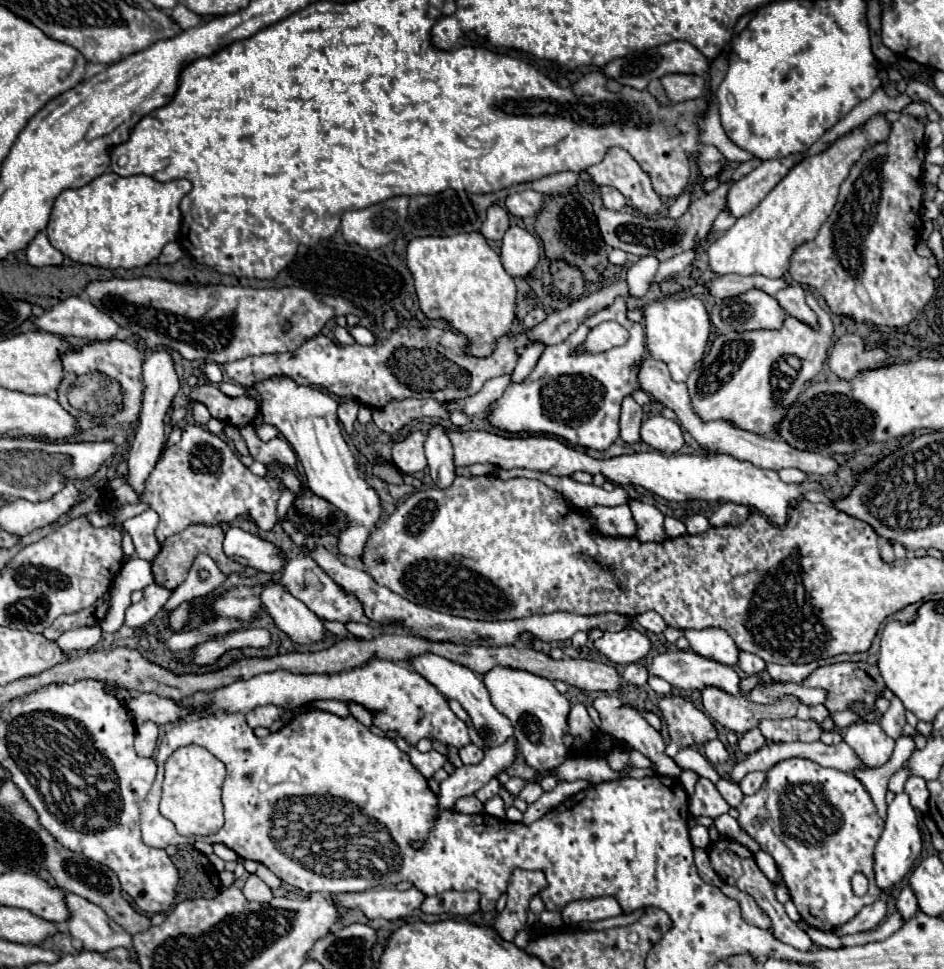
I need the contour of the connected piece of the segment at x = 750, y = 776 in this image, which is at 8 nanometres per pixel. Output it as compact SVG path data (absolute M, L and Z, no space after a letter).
M753 771L753 773L747 773L747 775L739 781L739 787L741 787L741 791L743 791L745 795L753 795L753 793L757 793L757 791L761 789L763 781L765 781L765 773L763 773L763 771Z

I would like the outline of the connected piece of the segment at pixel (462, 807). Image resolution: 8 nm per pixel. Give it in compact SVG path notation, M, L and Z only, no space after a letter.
M469 795L469 797L461 797L455 801L453 809L457 813L467 813L467 815L473 815L473 813L481 813L483 811L483 803L475 797L475 795Z

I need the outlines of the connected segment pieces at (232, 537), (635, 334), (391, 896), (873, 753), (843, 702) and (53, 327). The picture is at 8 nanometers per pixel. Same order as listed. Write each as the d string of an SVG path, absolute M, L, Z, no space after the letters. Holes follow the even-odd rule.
M229 527L225 531L223 551L229 559L269 575L281 571L281 567L285 565L285 559L279 555L279 549L273 543L263 541L257 535L245 533L239 527Z
M617 297L615 303L593 317L589 317L567 341L545 347L535 369L521 383L511 383L503 397L489 411L489 421L509 433L545 433L569 441L573 447L591 447L605 451L619 439L619 411L623 397L631 395L637 387L639 361L645 351L645 333L639 323L627 319L625 299ZM603 321L617 321L629 331L629 341L621 347L603 353L577 351L587 333Z
M375 887L361 893L333 895L333 903L345 909L359 909L367 919L397 921L409 917L423 901L423 893L415 887L399 891L395 887Z
M861 721L843 731L847 745L855 749L867 767L881 767L889 761L895 741L875 721Z
M865 661L859 663L835 663L835 665L825 665L825 667L817 667L809 677L805 677L799 685L803 687L819 687L823 691L827 691L825 697L825 707L835 713L835 711L845 711L849 705L853 705L855 701L859 703L873 703L875 699L879 699L883 695L883 691L887 689L877 665L867 665Z
M67 297L47 309L35 319L37 329L61 335L61 337L83 337L89 341L103 341L115 337L115 321L107 313L99 311L91 301L81 297Z

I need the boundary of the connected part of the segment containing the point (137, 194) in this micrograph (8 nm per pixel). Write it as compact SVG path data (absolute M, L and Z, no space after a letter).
M103 173L95 177L91 183L63 191L55 205L53 213L47 225L47 237L55 249L59 249L63 255L77 263L103 267L107 269L133 269L143 267L159 257L161 249L175 241L179 225L181 225L181 211L179 201L191 191L191 183L187 179L177 179L169 183L159 183L153 177L147 175L133 175L133 177L121 177L117 173Z

